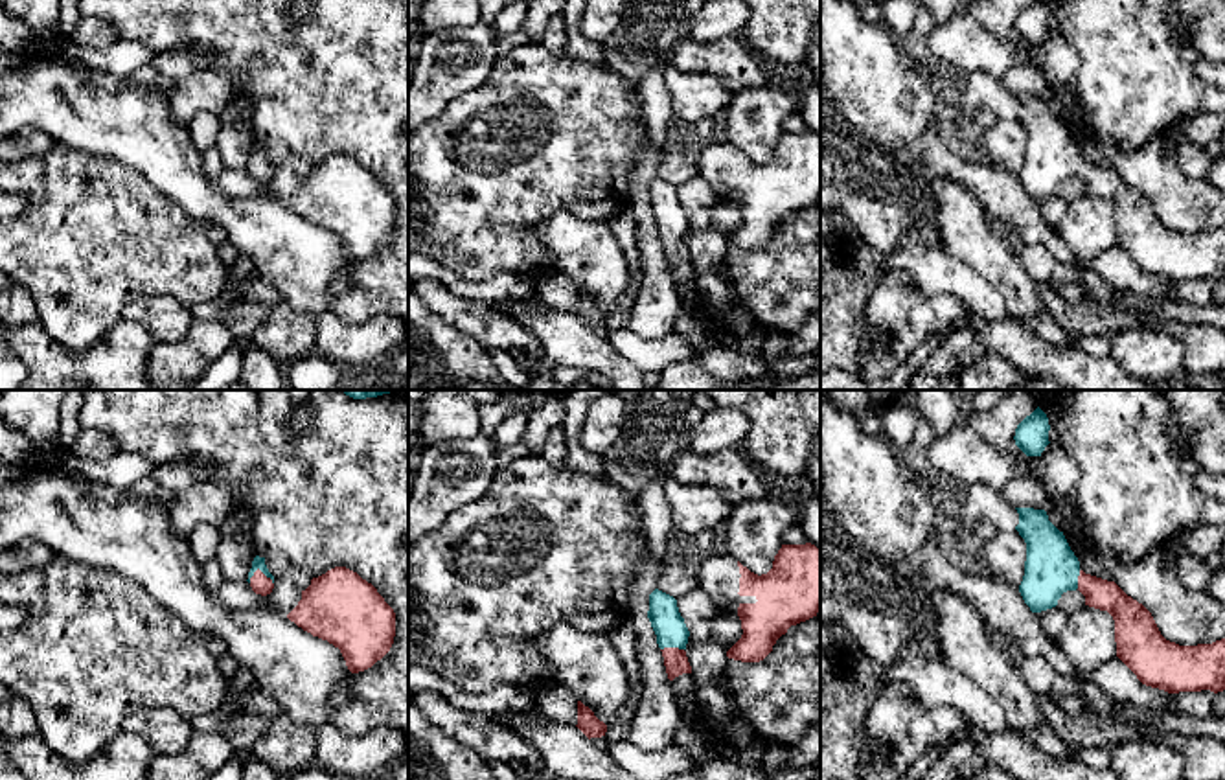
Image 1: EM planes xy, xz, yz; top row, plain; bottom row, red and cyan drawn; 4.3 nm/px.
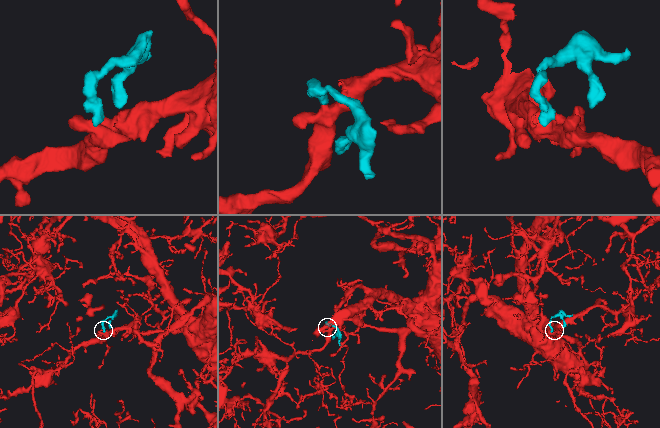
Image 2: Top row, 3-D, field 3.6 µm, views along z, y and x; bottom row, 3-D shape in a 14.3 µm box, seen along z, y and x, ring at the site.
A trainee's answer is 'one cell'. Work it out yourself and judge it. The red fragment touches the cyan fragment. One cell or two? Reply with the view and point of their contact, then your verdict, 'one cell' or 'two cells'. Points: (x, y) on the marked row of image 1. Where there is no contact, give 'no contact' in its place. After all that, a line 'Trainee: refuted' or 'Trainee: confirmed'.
xy (260, 571) | one cell
Trainee: confirmed

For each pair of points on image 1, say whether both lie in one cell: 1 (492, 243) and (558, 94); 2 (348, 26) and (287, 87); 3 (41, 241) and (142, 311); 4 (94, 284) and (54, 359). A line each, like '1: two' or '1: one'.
1: one
2: one
3: two
4: two

